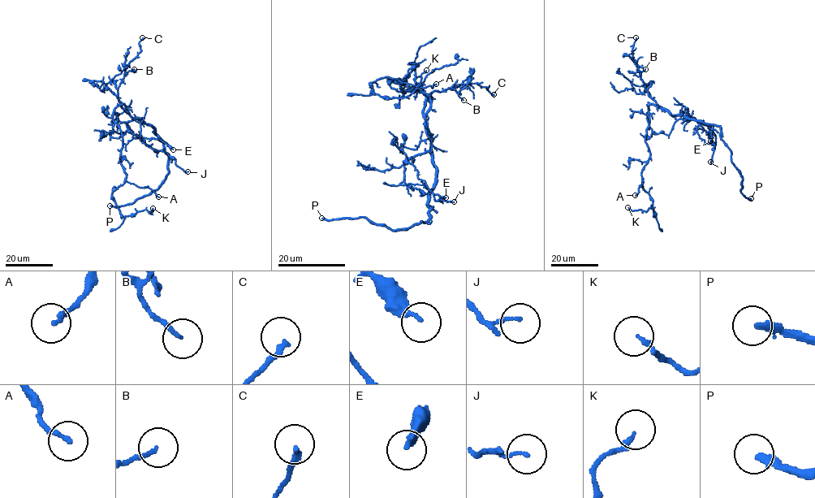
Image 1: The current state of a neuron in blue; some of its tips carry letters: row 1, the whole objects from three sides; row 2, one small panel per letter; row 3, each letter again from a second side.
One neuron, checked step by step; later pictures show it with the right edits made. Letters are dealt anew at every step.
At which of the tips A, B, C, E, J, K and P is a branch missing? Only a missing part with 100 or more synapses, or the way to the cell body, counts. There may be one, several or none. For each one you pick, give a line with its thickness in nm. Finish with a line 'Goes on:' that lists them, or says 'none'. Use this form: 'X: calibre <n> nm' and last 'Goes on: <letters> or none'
P: calibre 240 nm
Goes on: P

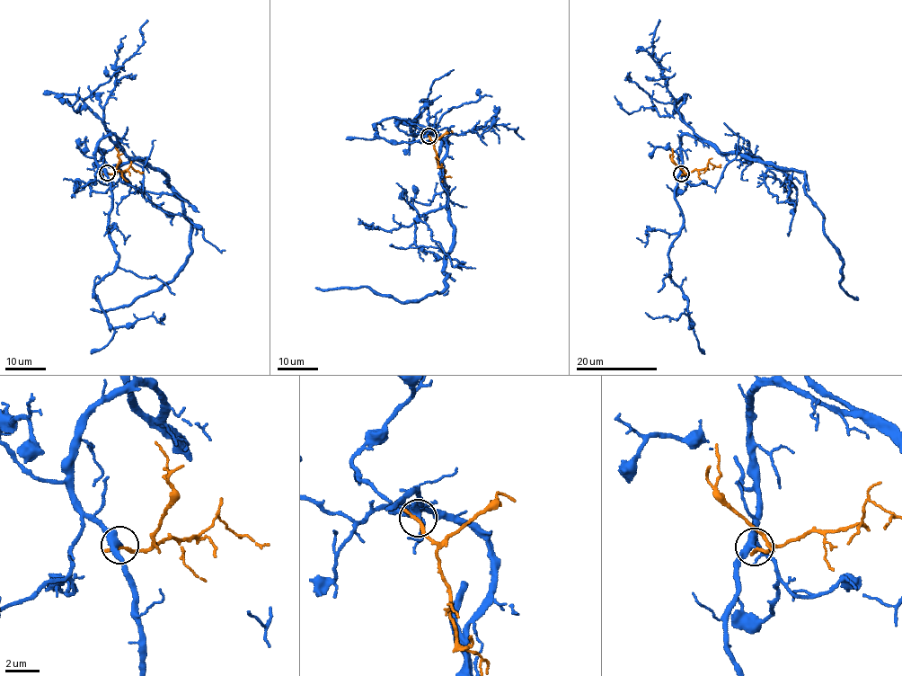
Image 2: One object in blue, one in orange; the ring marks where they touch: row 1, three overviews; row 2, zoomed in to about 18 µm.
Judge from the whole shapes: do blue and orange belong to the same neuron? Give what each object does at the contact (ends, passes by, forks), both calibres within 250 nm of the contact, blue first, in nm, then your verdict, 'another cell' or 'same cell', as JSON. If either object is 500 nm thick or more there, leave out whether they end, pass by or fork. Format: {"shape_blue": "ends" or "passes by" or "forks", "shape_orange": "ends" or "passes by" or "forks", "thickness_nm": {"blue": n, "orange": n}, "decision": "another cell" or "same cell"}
{"shape_blue": "passes by", "shape_orange": "ends", "thickness_nm": {"blue": 400, "orange": 240}, "decision": "another cell"}

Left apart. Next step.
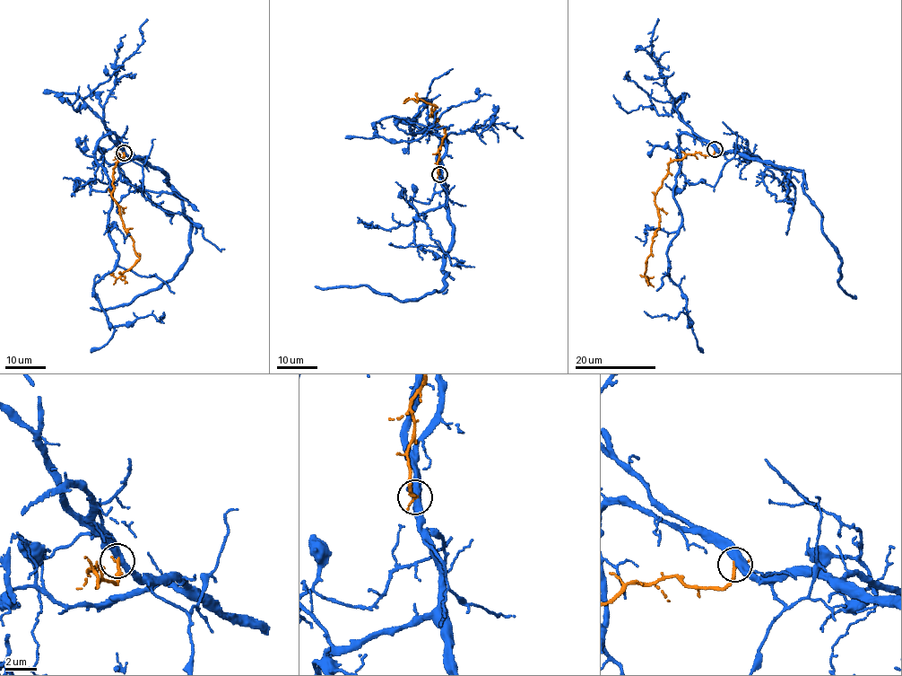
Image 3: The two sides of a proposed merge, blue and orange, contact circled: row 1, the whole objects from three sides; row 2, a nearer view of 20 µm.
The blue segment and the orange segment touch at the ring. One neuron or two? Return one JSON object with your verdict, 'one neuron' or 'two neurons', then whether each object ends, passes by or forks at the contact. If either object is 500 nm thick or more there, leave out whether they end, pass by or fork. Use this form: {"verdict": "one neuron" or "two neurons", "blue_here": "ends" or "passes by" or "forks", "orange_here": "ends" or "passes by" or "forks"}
{"verdict": "two neurons", "blue_here": "passes by", "orange_here": "ends"}

